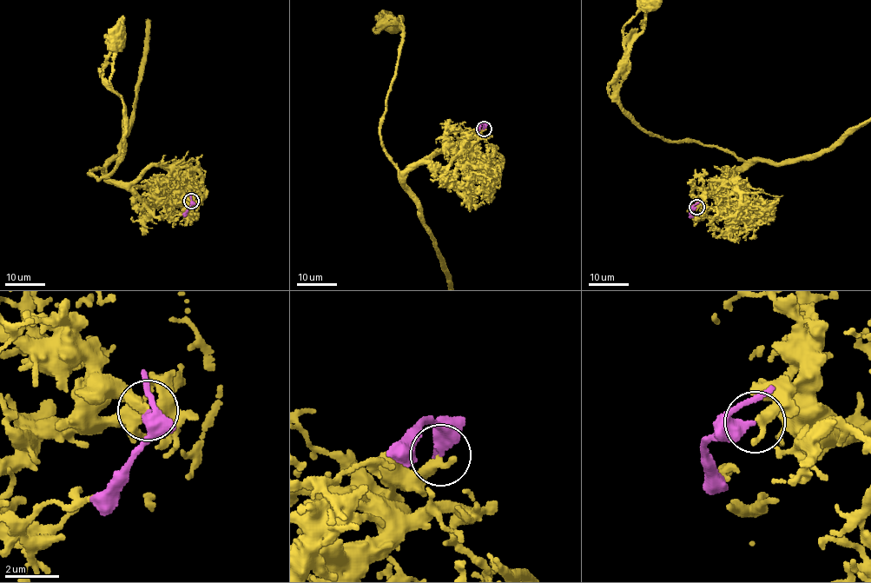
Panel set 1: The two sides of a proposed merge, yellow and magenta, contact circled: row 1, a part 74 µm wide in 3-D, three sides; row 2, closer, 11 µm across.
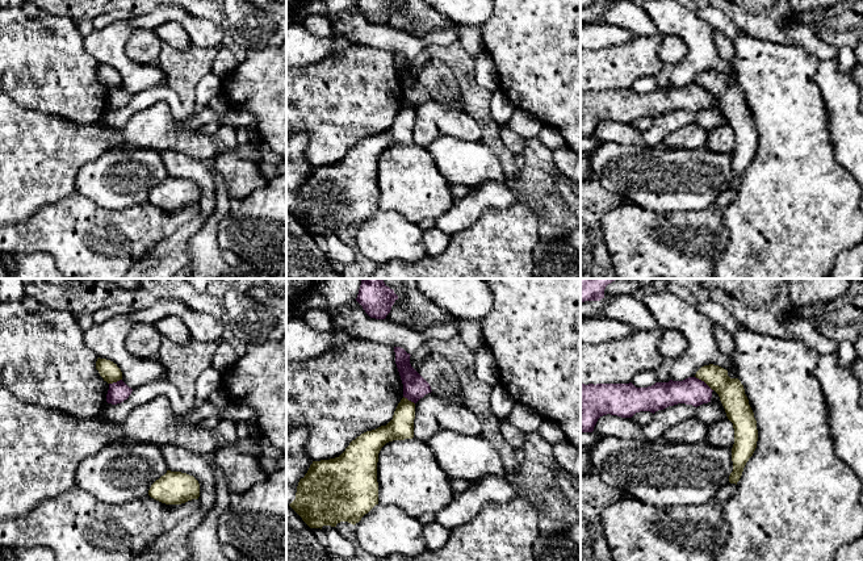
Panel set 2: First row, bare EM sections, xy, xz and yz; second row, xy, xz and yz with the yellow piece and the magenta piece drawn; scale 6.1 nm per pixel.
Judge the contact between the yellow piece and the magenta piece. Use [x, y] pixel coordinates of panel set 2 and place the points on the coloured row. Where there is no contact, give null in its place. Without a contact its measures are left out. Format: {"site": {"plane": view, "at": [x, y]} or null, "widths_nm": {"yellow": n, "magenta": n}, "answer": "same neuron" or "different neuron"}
{"site": {"plane": "yz", "at": [704, 381]}, "widths_nm": {"yellow": 160, "magenta": 160}, "answer": "different neuron"}

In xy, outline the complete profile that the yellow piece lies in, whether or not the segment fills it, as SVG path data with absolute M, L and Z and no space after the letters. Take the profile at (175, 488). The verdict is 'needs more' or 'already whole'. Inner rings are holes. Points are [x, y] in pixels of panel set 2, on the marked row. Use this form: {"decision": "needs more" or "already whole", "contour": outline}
{"decision": "already whole", "contour": "M167 470L151 485L148 495L166 505L181 505L198 499L200 483L193 476Z"}

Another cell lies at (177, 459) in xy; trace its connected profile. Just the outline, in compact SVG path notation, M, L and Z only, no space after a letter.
M160 447L167 469L193 476L200 483L200 507L210 510L215 502L215 468L210 456L198 455L183 447Z

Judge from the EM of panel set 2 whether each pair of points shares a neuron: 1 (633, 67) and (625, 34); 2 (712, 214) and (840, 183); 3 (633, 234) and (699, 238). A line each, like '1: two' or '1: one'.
1: two
2: two
3: one

